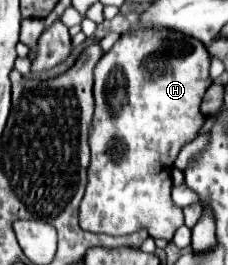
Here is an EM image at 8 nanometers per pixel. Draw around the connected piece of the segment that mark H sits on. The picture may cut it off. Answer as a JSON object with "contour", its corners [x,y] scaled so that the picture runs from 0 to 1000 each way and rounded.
{"contour":[[[601,106],[583,121],[548,121],[504,174],[452,204],[408,272],[417,423],[390,475],[399,611],[382,642],[390,687],[346,800],[364,868],[531,891],[645,860],[671,898],[759,898],[768,868],[803,845],[803,792],[750,755],[759,687],[741,642],[759,634],[794,558],[864,521],[882,475],[899,468],[899,438],[873,400],[908,325],[925,317],[917,234],[908,181],[882,158],[724,106]]]}

